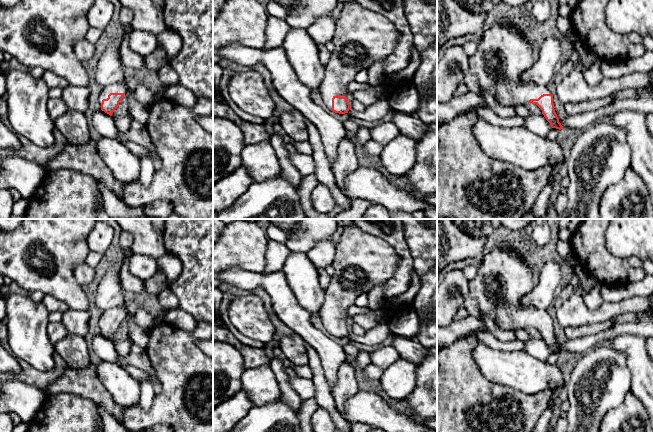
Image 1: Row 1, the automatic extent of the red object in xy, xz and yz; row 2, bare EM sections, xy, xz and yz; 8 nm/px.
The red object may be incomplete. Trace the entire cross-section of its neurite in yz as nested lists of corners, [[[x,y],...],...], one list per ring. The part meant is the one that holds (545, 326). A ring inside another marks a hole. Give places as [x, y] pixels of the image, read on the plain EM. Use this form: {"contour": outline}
{"contour": [[[498,242],[493,250],[483,255],[482,264],[478,265],[476,276],[469,281],[469,293],[463,308],[468,315],[474,316],[484,324],[484,314],[488,314],[496,326],[503,330],[536,328],[552,352],[561,354],[563,350],[554,333],[553,319],[544,309],[523,307],[522,298],[534,288],[532,273],[523,260],[523,256],[510,243]]]}

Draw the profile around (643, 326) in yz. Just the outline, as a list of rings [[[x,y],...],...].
[[[651,311],[637,312],[637,320],[623,324],[614,325],[611,329],[593,336],[583,336],[560,343],[563,351],[585,354],[588,350],[600,345],[605,340],[612,340],[620,334],[635,334],[645,339],[653,337],[653,321]]]

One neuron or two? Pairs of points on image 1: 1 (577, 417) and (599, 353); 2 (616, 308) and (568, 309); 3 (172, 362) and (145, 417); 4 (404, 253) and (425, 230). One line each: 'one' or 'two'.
1: one
2: one
3: one
4: two

